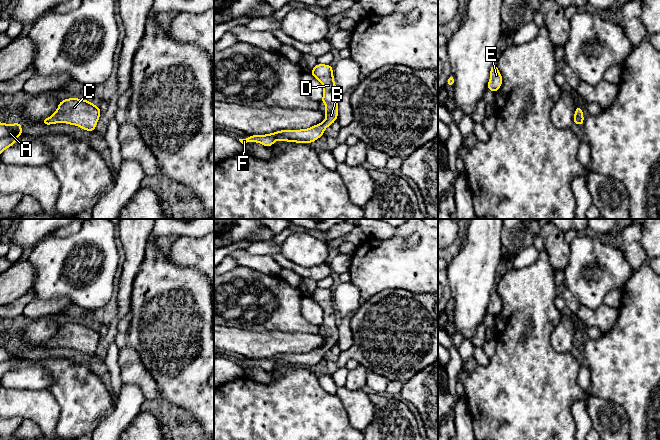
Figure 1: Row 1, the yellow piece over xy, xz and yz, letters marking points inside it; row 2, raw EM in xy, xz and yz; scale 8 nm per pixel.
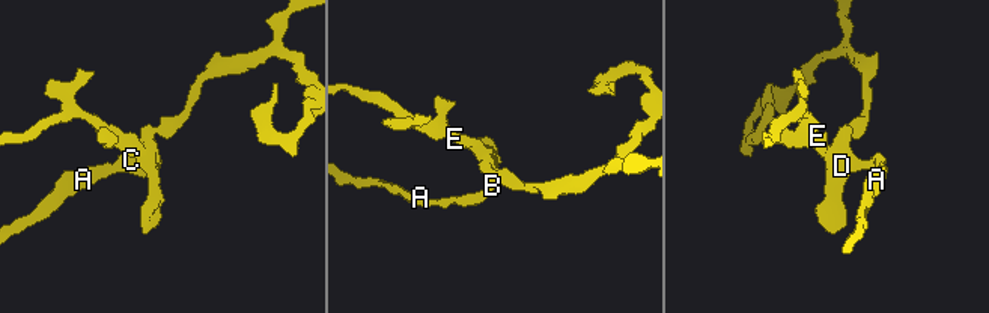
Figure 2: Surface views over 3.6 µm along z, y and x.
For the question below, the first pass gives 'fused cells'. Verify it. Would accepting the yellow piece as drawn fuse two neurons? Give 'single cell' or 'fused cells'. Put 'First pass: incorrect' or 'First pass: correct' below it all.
single cell
First pass: incorrect

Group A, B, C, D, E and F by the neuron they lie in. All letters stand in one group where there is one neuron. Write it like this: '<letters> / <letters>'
A B C D E F

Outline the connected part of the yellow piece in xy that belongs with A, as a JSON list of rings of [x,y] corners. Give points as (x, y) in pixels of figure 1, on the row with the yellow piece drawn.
[[[0,122],[0,154],[17,142],[17,138],[22,135],[22,125],[19,122],[5,124]]]

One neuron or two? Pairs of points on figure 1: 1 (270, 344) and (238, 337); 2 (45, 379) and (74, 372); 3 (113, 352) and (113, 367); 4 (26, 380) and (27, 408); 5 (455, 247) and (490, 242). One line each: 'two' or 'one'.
1: one
2: two
3: one
4: two
5: two

